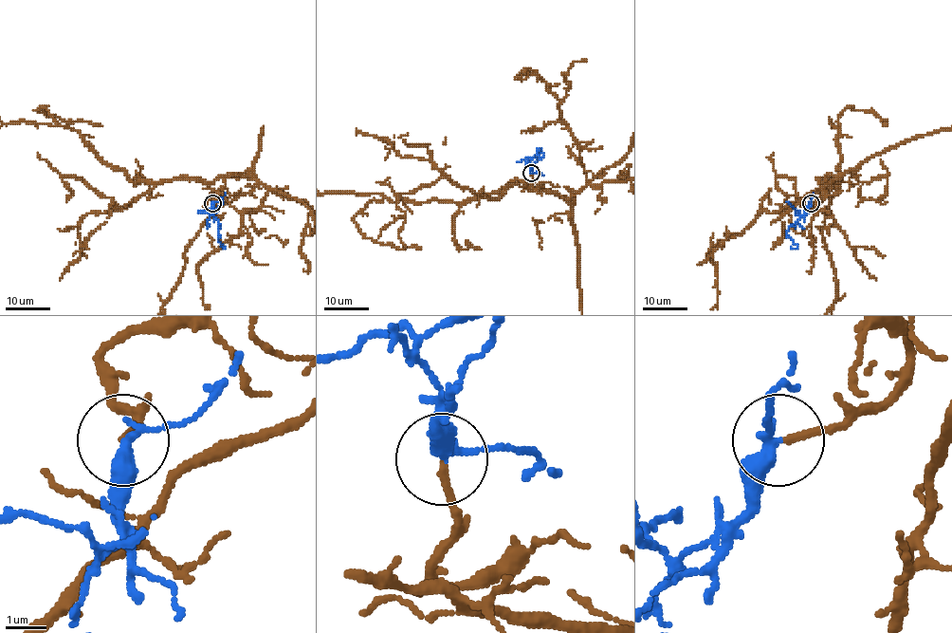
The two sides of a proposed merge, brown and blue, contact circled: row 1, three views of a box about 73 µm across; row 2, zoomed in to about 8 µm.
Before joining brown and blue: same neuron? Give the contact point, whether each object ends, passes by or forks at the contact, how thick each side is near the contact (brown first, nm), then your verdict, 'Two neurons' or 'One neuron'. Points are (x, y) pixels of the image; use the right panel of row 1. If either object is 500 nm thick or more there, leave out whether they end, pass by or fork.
Place: (811, 203). At the ring brown ends. At the ring blue passes by. Thickness 160 nm (brown) against 320 nm. One neuron

